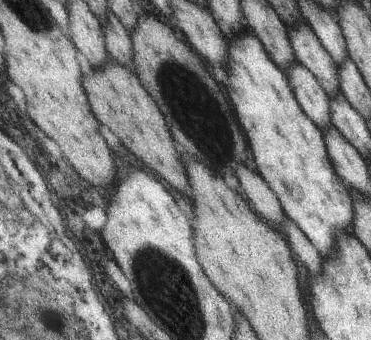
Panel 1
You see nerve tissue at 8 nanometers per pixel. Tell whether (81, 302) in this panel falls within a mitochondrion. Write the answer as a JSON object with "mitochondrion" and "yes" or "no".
{"mitochondrion":"no"}

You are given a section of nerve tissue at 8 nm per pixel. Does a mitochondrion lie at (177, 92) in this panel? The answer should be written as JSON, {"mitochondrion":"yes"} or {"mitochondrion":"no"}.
{"mitochondrion":"yes"}

